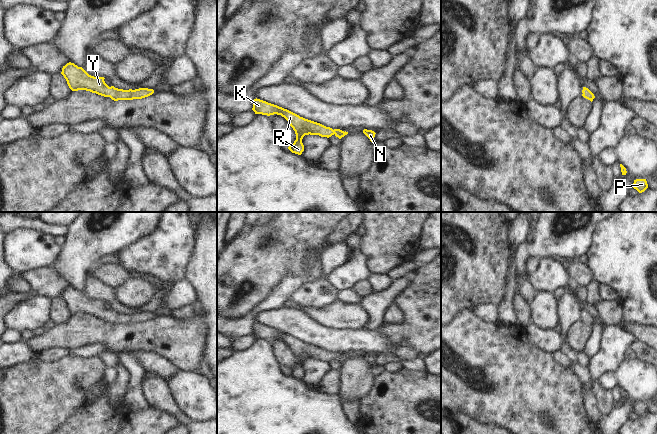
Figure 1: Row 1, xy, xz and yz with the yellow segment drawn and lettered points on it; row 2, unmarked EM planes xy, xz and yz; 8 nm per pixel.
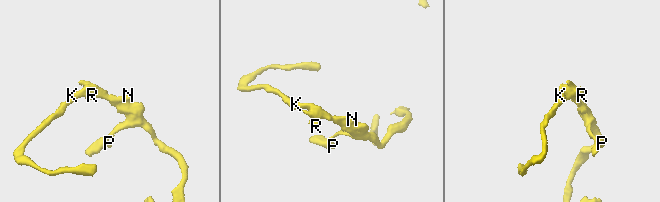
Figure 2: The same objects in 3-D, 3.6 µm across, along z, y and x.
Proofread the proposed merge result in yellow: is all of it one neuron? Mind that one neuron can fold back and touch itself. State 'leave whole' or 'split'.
leave whole

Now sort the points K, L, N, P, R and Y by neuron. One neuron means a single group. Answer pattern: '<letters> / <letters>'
K L N P R Y

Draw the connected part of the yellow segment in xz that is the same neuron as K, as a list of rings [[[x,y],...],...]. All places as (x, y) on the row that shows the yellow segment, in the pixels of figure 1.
[[[257,98],[253,100],[252,110],[255,112],[255,114],[262,114],[267,116],[277,114],[284,117],[296,134],[296,140],[292,145],[288,147],[288,149],[292,153],[298,155],[301,155],[304,151],[302,139],[305,135],[319,135],[321,137],[327,138],[331,137],[332,135],[335,135],[336,137],[341,139],[342,137],[348,134],[348,132],[346,131],[344,132],[340,129],[333,130],[330,127],[326,127],[320,123],[305,119],[287,109]]]

